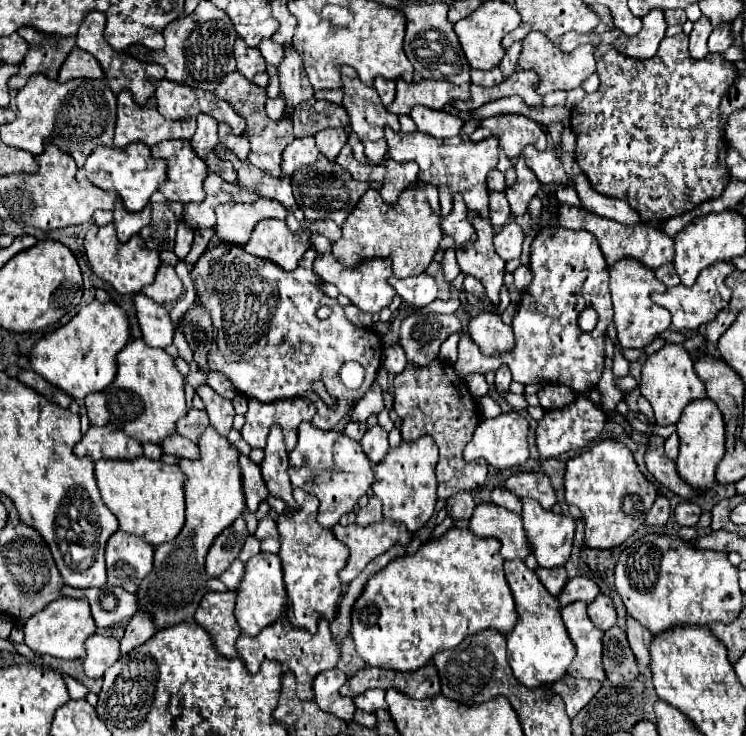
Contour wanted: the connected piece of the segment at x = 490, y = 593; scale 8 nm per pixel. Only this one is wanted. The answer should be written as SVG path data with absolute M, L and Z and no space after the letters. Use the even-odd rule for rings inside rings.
M451 528L447 530L443 536L427 540L419 546L419 550L411 556L401 556L395 558L393 562L389 562L389 566L385 566L383 570L379 570L375 576L371 576L371 580L367 582L367 588L363 588L363 596L359 596L359 600L355 600L355 608L351 608L351 636L355 640L357 646L357 654L369 664L369 666L377 666L377 668L389 668L389 670L401 670L401 672L409 672L409 670L417 670L421 666L425 666L437 652L447 650L457 646L465 636L469 634L477 634L481 630L487 628L495 628L501 634L507 634L517 620L517 612L515 612L515 602L511 596L511 590L507 586L505 574L503 574L503 558L499 554L501 544L495 538L477 538L471 530L463 530L463 528Z

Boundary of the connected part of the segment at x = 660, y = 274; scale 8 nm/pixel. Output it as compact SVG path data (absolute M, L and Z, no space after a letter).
M663 264L663 266L655 268L655 276L657 276L657 278L659 278L667 288L679 284L679 276L677 276L673 264Z

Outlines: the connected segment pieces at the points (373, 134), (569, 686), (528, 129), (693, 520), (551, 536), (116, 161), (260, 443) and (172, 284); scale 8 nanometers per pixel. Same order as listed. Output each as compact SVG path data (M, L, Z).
M343 66L341 68L341 82L343 82L343 108L349 114L349 128L351 128L353 134L357 134L361 138L361 142L365 146L365 154L371 160L371 164L381 164L383 158L385 158L385 154L387 154L387 144L385 144L383 130L385 130L385 126L397 128L399 120L397 120L395 114L387 112L387 108L383 106L377 90L371 88L371 86L365 86L359 80L355 68Z
M563 676L563 680L557 680L551 686L551 692L559 694L567 706L567 716L575 718L577 712L591 702L595 692L599 692L601 682L595 680L577 680L571 676Z
M501 114L485 118L479 122L477 130L469 138L473 142L479 142L489 136L499 138L507 158L517 158L527 144L537 146L539 142L539 150L545 150L547 146L545 130L535 120L529 120L521 114Z
M681 502L677 508L675 508L675 520L679 526L697 526L699 522L699 516L701 516L701 508L699 504L695 502Z
M521 500L523 526L541 568L563 566L571 554L575 520L543 510L537 500Z
M129 144L127 148L95 148L95 152L91 152L91 156L87 158L85 166L77 171L76 178L87 178L103 190L115 190L123 198L127 210L139 212L143 206L149 204L151 194L165 180L165 160L155 160L147 144Z
M249 400L249 410L245 414L245 426L241 430L243 440L251 448L263 448L267 442L267 432L273 424L279 424L285 434L285 446L291 452L297 444L297 428L303 420L311 420L315 414L315 404L303 400L277 400L271 404L259 404L259 400Z
M161 264L159 272L153 280L153 284L149 284L147 288L141 290L145 296L149 296L151 300L165 304L165 302L173 302L183 294L183 282L181 278L175 274L173 266Z

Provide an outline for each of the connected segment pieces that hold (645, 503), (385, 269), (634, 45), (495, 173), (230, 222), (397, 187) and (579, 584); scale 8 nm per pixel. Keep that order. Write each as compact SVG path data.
M599 440L589 450L567 460L565 500L575 504L585 520L585 544L605 550L621 546L643 522L657 490L639 470L631 450L617 440Z
M319 254L313 264L313 270L325 282L335 284L339 288L339 292L351 300L351 304L355 304L359 310L369 312L369 314L381 312L385 306L391 304L391 300L395 296L395 290L389 284L389 278L393 276L391 260L387 260L387 258L371 258L371 260L361 262L357 268L345 268L341 262L337 262L333 258L333 254Z
M653 8L647 16L643 16L643 30L637 36L627 36L619 32L609 44L619 48L627 56L645 60L655 56L659 42L665 38L665 30L667 30L667 22L663 10Z
M497 168L491 170L489 176L487 176L487 186L491 190L505 190L505 176L503 176L503 172L499 172Z
M257 198L255 202L249 202L249 204L227 202L227 204L221 204L215 212L217 212L215 230L219 238L223 242L231 242L239 246L243 246L249 240L251 230L259 220L287 218L287 210L283 210L277 200L263 200L263 198Z
M389 160L389 174L385 174L383 178L383 200L387 204L393 204L397 202L397 196L401 190L405 190L411 182L417 180L417 164L399 164L395 160Z
M577 576L577 578L567 580L565 588L561 590L559 602L561 602L561 606L567 606L567 604L577 602L577 600L591 604L597 596L599 596L599 586L591 578Z

